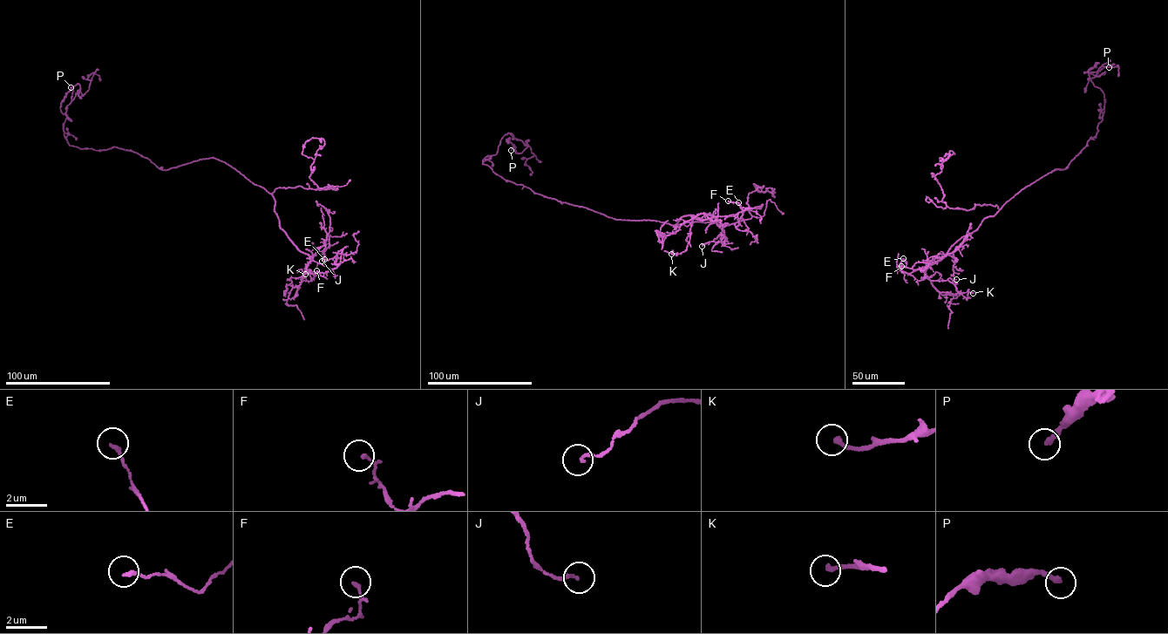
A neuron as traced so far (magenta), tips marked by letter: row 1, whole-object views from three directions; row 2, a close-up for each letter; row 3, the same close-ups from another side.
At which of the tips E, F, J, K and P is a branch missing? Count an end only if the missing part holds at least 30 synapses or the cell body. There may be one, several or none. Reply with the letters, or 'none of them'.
none of them

